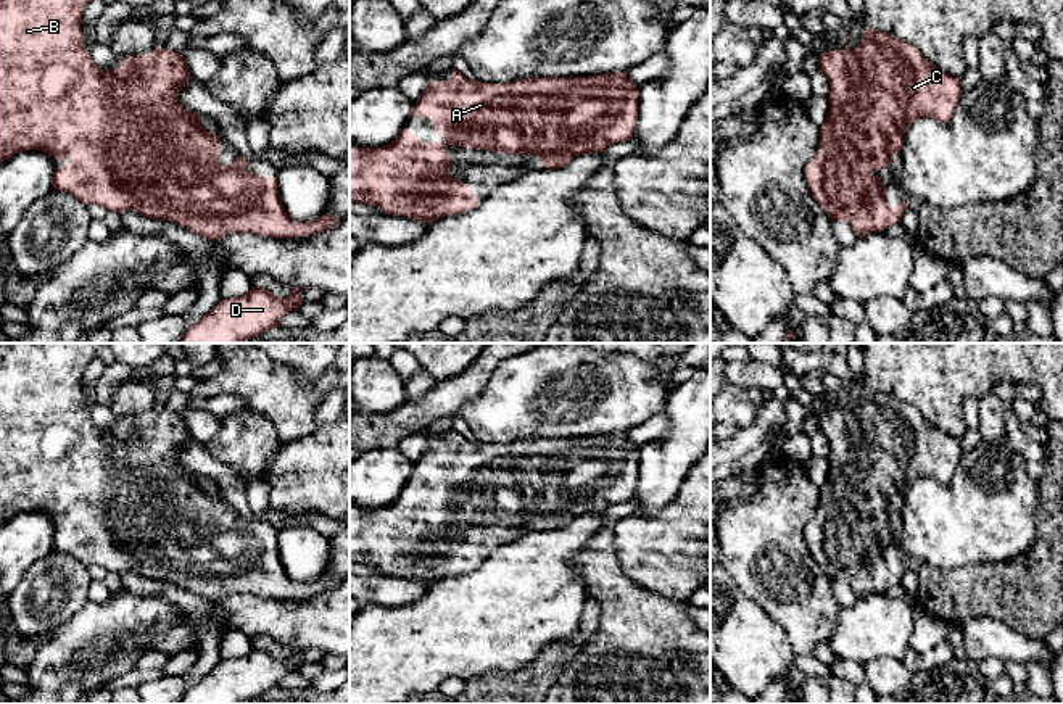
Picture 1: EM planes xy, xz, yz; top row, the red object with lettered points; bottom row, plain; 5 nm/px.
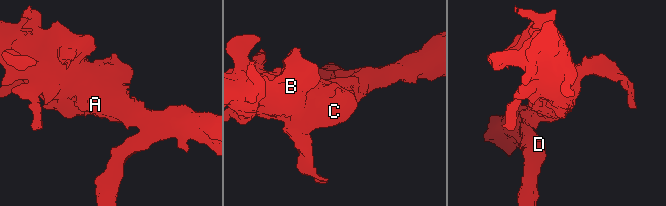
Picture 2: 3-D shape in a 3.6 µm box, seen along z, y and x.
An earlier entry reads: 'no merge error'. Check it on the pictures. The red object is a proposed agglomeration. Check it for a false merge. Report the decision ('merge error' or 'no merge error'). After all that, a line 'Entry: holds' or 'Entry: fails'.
no merge error
Entry: holds

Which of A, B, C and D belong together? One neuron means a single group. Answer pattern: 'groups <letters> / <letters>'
groups A B C D

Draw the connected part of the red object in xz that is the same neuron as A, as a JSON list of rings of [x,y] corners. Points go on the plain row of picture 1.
[[[453,430],[445,443],[430,443],[416,462],[412,478],[428,478],[441,504],[420,503],[406,488],[396,501],[380,509],[350,504],[350,562],[372,565],[385,575],[433,583],[443,577],[474,570],[480,559],[449,538],[448,506],[512,516],[536,516],[546,530],[569,525],[575,517],[606,512],[612,504],[631,499],[638,480],[638,448],[627,432],[588,438],[533,438],[507,445],[467,440]]]

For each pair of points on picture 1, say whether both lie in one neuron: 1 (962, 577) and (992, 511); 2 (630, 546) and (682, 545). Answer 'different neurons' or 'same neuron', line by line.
1: different neurons
2: same neuron

